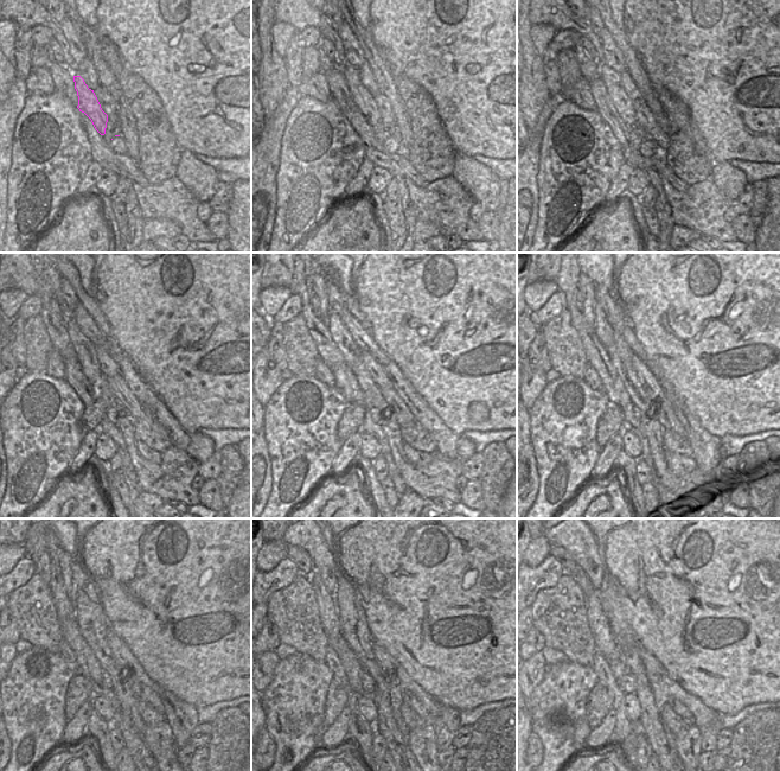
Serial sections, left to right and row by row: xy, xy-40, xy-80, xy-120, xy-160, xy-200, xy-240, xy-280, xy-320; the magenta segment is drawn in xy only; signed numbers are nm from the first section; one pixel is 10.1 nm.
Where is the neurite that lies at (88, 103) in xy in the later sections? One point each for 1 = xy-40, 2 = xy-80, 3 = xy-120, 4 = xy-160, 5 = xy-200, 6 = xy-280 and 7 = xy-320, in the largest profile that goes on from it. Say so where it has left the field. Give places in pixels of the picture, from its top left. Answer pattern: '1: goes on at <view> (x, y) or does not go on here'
1: goes on at xy-40 (352, 95)
2: goes on at xy-80 (621, 102)
3: goes on at xy-120 (85, 352)
4: goes on at xy-160 (351, 352)
5: goes on at xy-200 (603, 331)
6: goes on at xy-280 (313, 542)
7: goes on at xy-320 (580, 542)

